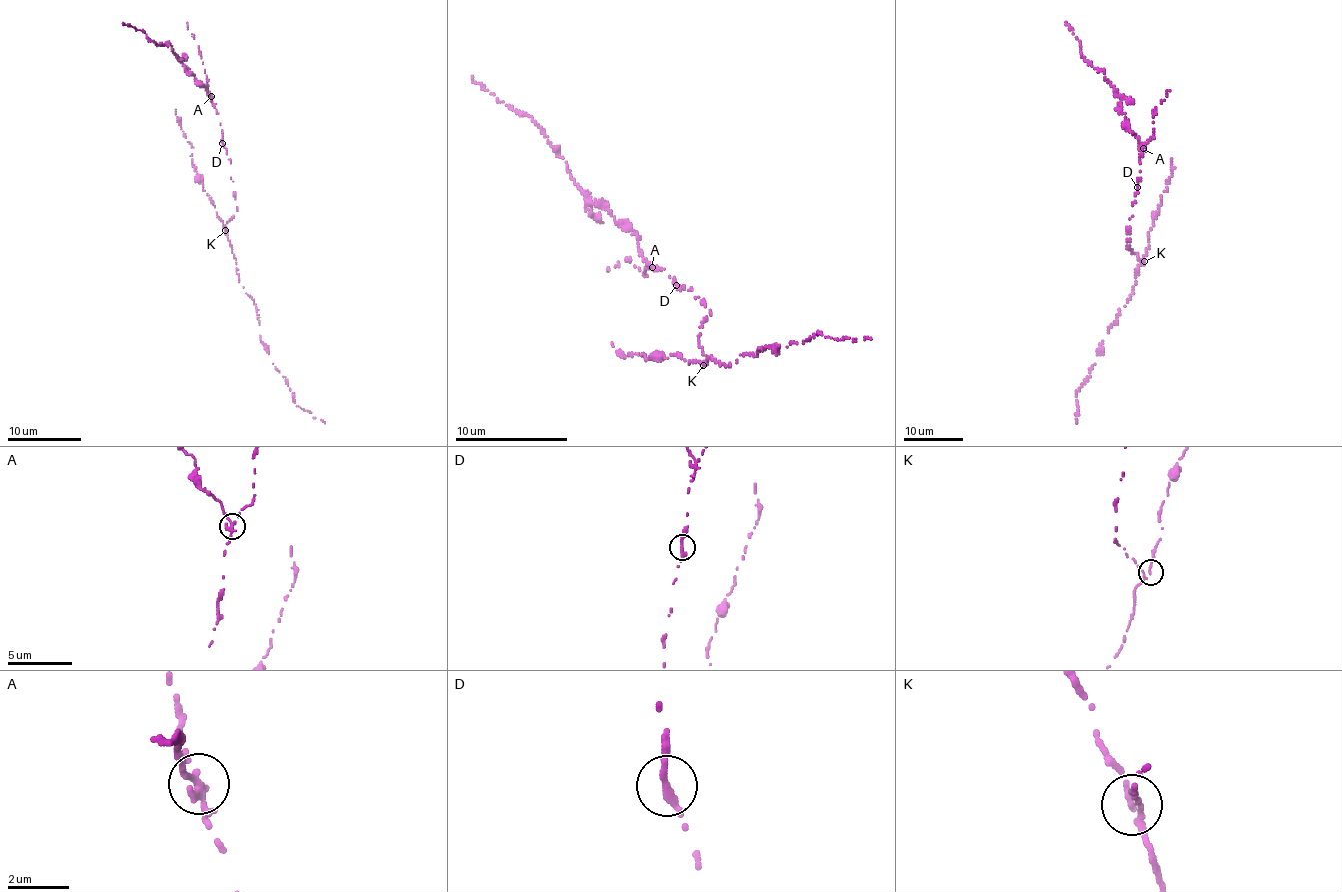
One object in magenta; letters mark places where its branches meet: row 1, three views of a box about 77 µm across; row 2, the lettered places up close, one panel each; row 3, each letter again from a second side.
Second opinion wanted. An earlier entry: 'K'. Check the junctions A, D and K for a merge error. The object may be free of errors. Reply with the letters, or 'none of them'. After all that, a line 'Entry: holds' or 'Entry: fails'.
A
Entry: fails

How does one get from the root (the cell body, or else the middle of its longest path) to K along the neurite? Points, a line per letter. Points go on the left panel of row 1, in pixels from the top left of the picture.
K: (235, 199), (237, 211), (227, 221), (227, 231), (225, 230)

